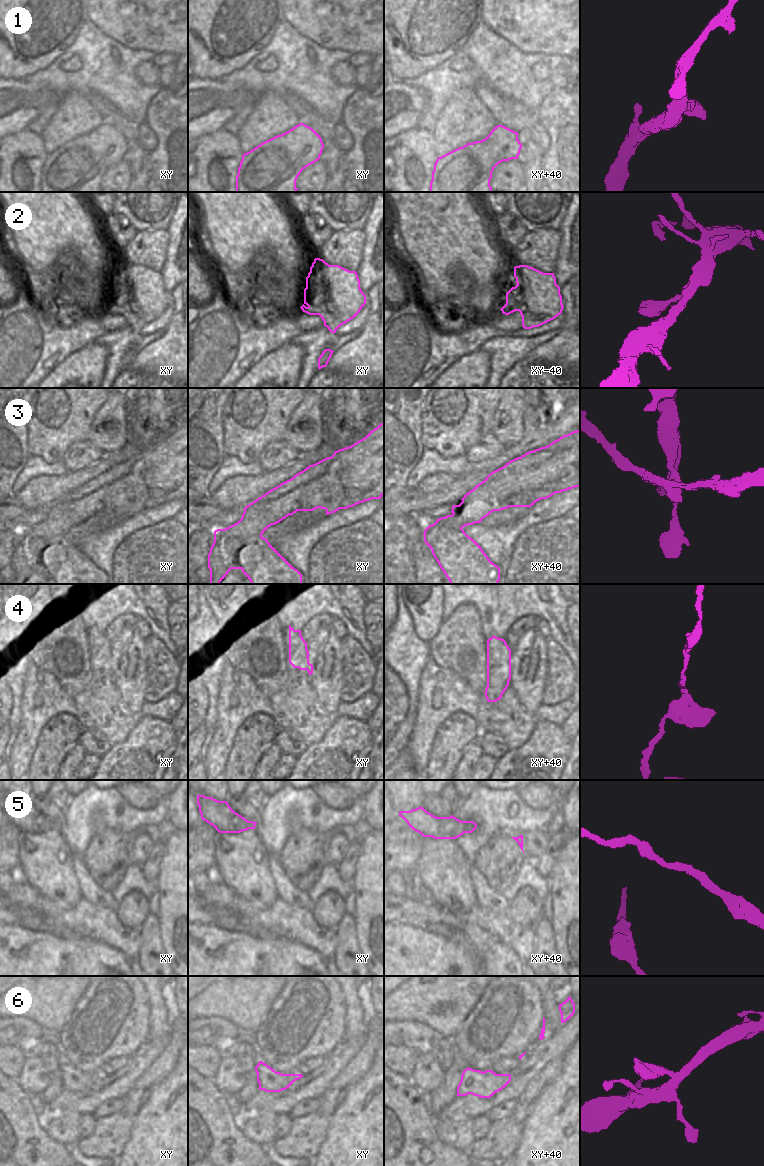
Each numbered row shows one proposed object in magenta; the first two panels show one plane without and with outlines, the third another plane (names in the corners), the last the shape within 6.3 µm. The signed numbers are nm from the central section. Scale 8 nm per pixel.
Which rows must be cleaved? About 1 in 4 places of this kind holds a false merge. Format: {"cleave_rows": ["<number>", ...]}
{"cleave_rows": ["3"]}

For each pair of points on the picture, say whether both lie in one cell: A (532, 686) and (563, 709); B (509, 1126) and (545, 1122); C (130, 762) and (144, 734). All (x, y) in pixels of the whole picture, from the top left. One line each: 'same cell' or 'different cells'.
A: different cells
B: different cells
C: same cell

